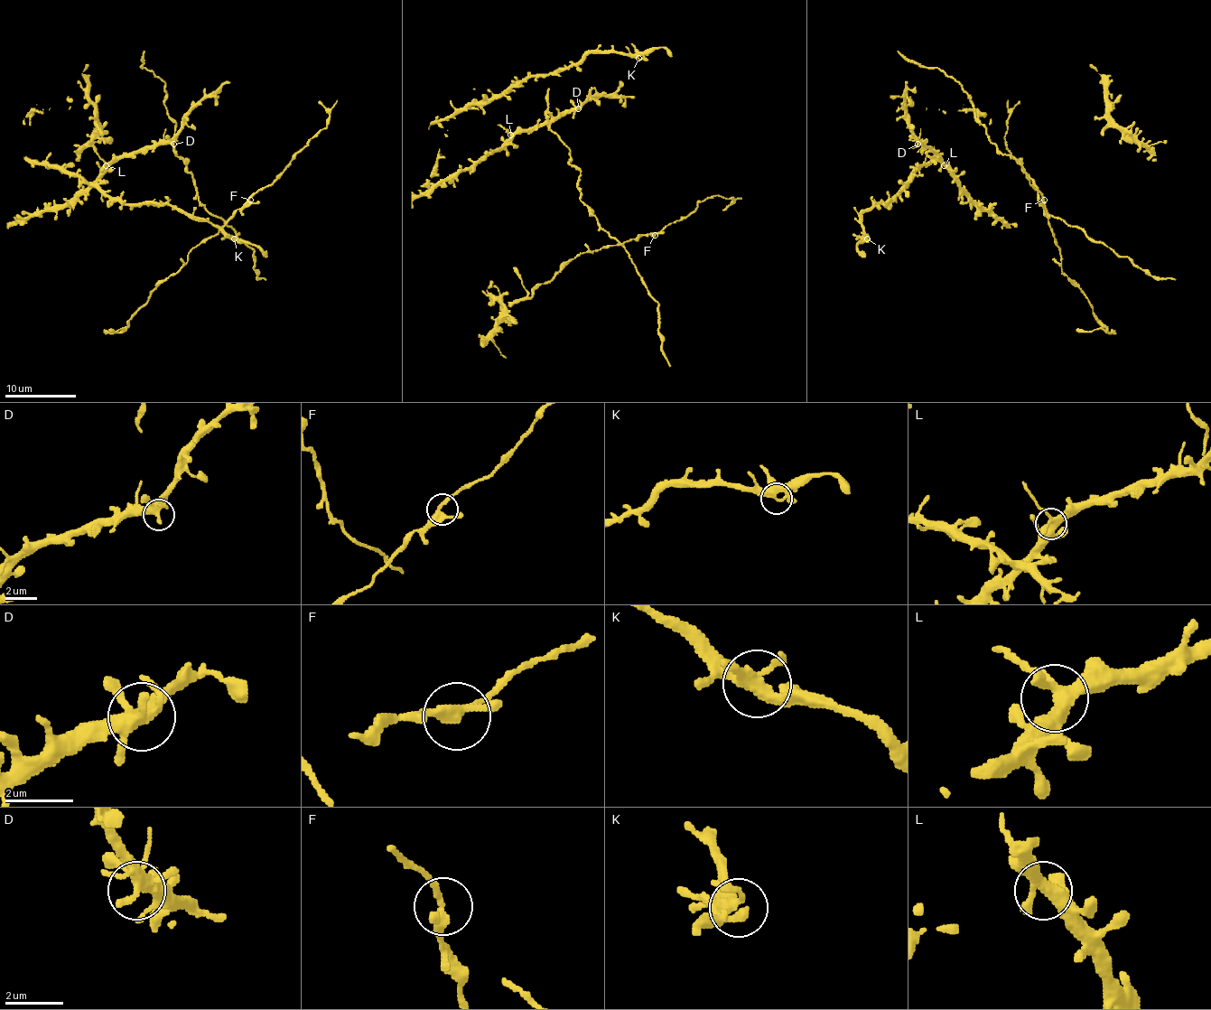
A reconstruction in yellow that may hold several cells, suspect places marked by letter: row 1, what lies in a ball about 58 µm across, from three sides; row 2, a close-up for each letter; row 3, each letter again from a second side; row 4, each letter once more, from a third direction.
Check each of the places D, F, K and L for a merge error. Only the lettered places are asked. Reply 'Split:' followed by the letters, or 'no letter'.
Split: no letter

